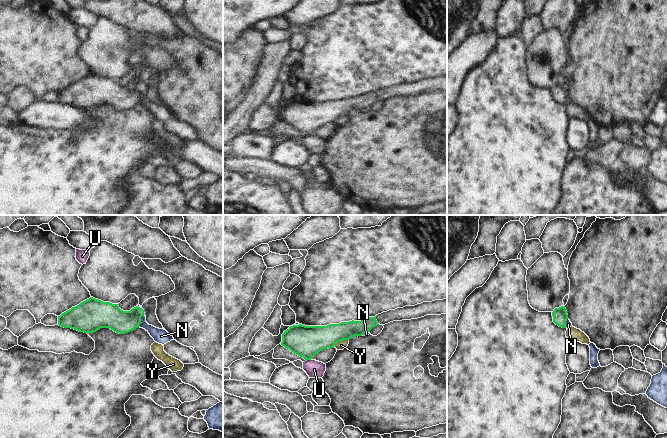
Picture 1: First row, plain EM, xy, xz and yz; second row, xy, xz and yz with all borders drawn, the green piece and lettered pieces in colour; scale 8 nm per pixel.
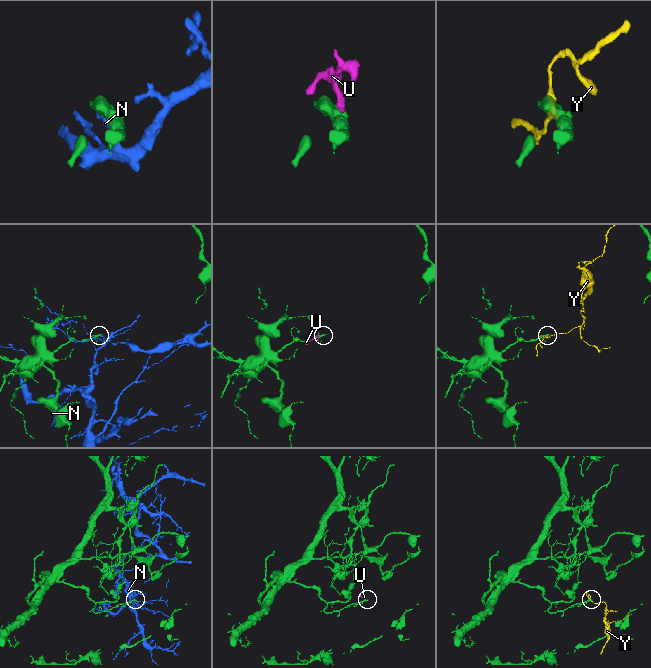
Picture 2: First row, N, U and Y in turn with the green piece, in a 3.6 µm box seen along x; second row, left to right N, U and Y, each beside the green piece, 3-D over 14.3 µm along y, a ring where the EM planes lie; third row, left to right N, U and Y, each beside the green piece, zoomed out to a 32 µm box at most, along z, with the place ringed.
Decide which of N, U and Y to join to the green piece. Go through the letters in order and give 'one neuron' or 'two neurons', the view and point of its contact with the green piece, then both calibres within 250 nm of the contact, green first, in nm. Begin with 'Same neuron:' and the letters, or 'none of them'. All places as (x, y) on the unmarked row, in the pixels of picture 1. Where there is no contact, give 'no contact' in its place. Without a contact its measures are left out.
Same neuron: none of them
N: two neurons | xy (140, 96) | 190/120 nm
U: two neurons | xz (308, 135) | 260/140 nm
Y: two neurons | xz (340, 116) | 240/70 nm

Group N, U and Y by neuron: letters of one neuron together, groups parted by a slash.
N / U / Y

